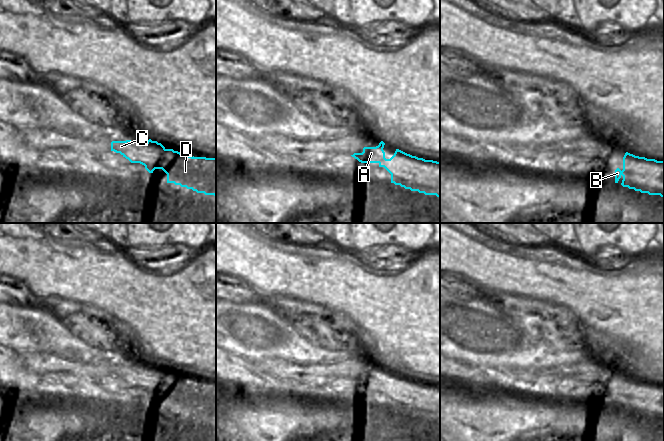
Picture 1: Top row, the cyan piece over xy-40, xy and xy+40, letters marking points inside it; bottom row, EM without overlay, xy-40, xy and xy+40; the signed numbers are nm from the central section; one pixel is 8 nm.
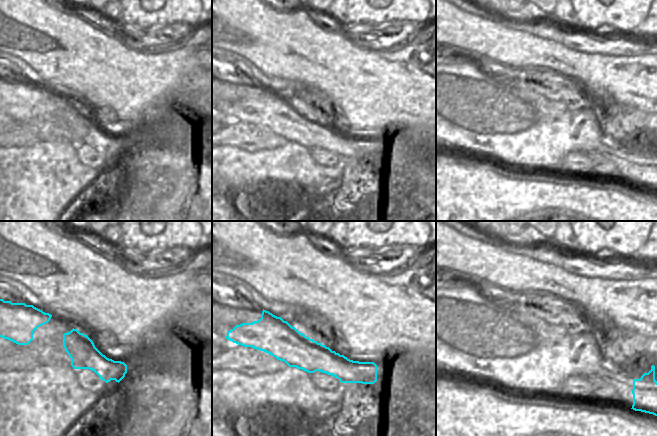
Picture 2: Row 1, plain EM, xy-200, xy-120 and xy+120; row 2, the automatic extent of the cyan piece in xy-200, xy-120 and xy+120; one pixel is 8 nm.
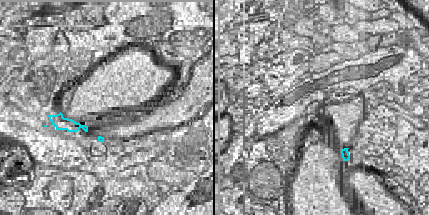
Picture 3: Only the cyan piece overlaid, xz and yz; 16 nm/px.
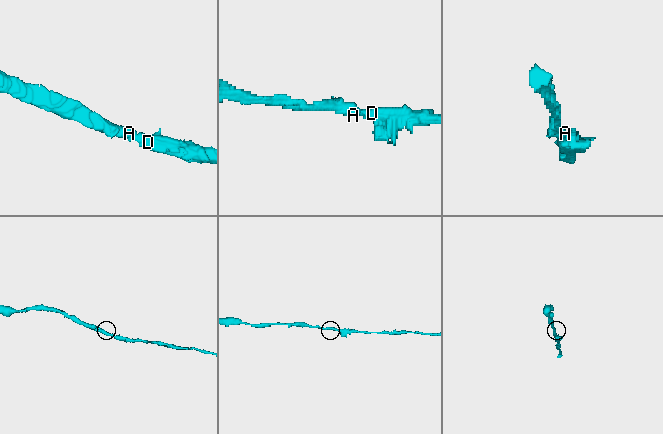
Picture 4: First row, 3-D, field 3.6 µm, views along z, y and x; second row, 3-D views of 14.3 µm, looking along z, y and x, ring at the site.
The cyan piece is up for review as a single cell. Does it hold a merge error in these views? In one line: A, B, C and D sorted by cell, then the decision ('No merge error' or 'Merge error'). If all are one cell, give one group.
Groups: A B C D. No merge error.

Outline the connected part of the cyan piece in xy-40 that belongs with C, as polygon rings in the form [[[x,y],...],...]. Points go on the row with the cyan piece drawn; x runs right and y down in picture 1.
[[[149,139],[146,144],[137,141],[112,141],[111,151],[120,153],[131,163],[140,163],[149,173],[162,169],[167,174],[167,183],[174,183],[197,193],[216,197],[216,158],[192,157],[173,149],[166,149],[161,143]]]

